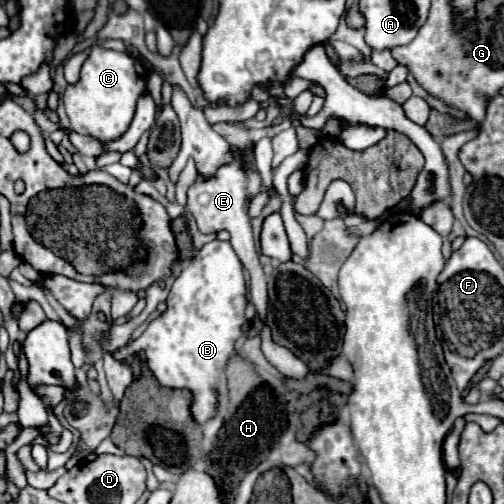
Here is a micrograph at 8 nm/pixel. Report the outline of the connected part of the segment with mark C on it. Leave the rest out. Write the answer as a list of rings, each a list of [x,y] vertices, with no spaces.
[[[92,46],[82,64],[80,80],[74,86],[68,86],[62,96],[66,114],[70,118],[70,130],[98,140],[114,140],[122,136],[132,122],[136,100],[146,90],[146,78],[148,74],[144,66],[130,54]]]

